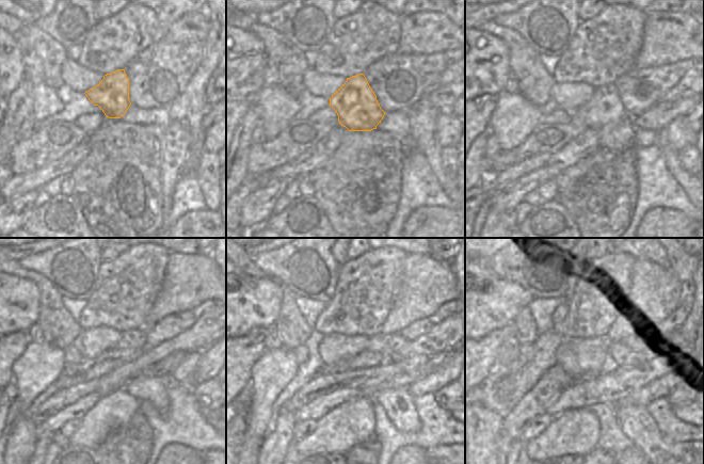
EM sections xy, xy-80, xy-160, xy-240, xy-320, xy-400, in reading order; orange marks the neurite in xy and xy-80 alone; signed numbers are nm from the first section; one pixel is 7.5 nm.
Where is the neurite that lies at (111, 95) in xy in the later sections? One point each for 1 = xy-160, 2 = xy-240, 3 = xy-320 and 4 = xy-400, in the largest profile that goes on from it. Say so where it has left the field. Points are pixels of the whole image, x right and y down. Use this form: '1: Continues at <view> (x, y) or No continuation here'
1: Continues at xy-160 (604, 112)
2: Continues at xy-240 (150, 389)
3: Continues at xy-320 (398, 403)
4: Continues at xy-400 (635, 420).

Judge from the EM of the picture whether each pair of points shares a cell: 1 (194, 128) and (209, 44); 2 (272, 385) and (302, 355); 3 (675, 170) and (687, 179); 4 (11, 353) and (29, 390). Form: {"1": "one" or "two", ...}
{"1": "one", "2": "two", "3": "one", "4": "two"}

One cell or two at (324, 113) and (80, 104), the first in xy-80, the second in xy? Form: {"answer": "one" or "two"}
{"answer": "two"}

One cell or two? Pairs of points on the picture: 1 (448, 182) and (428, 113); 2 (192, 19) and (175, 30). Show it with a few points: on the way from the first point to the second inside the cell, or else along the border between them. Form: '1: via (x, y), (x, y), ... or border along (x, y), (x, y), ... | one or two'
1: via (436, 165), (428, 145), (428, 130) | one
2: via (188, 21), (179, 29) | one

